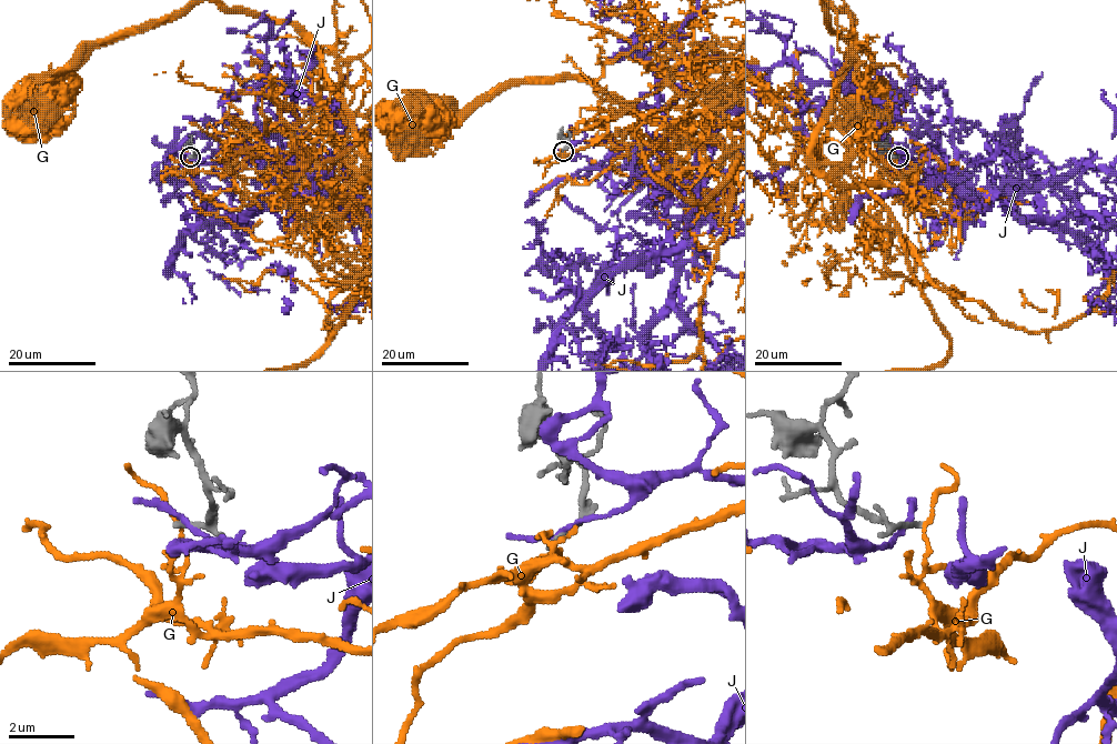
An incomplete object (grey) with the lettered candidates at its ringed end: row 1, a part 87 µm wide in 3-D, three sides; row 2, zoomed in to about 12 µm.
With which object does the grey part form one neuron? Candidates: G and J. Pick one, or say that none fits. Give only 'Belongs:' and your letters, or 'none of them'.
Belongs: none of them

